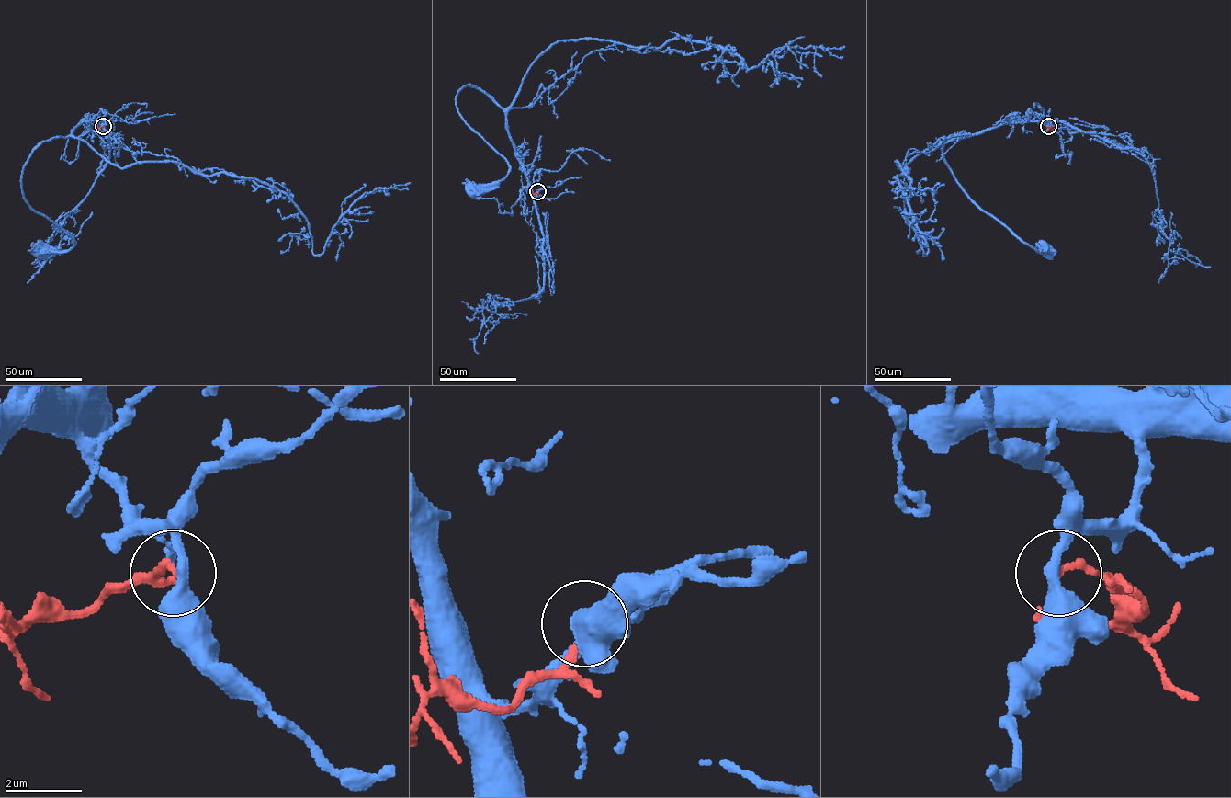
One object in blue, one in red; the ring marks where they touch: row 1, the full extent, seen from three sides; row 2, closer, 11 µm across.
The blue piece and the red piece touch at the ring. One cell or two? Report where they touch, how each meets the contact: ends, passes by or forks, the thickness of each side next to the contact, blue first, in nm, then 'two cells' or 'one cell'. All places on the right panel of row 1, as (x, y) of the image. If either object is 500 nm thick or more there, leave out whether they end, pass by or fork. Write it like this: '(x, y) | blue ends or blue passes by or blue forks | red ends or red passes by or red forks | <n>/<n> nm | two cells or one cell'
(1048, 126) | blue passes by | red ends | 360/160 nm | two cells

